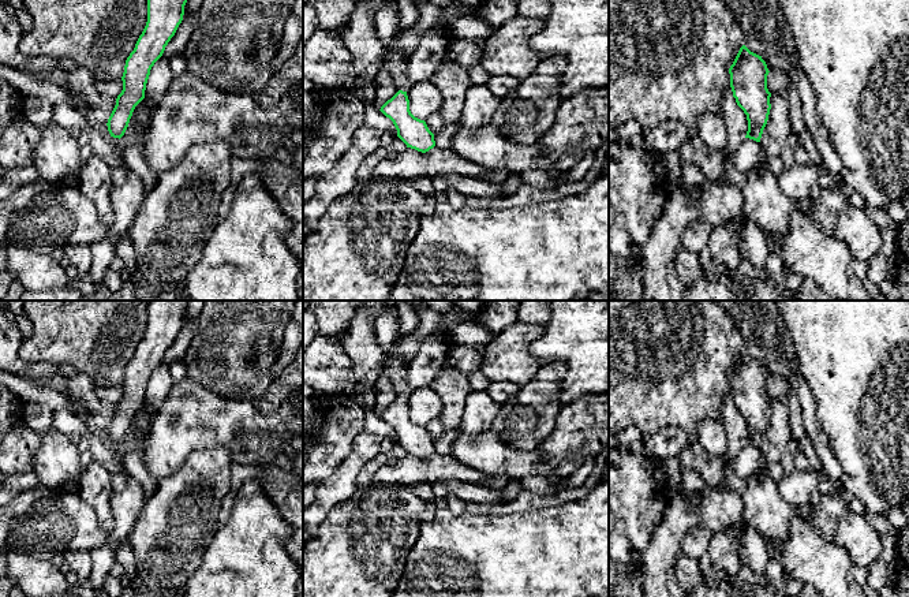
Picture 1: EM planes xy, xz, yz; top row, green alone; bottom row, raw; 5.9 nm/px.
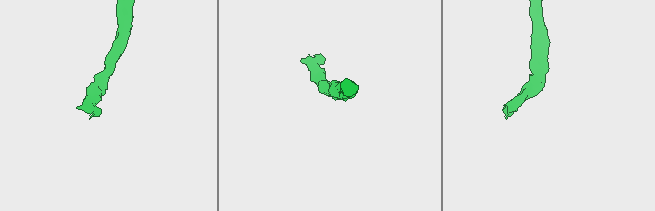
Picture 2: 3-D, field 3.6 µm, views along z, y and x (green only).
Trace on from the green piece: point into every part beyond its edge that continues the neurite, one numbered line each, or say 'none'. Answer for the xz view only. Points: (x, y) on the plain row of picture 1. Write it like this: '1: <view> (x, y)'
none

